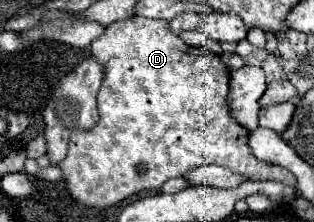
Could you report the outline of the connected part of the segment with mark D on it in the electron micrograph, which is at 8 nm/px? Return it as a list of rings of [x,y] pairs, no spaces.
[[[133,16],[129,20],[121,20],[114,22],[106,27],[105,32],[96,38],[91,44],[91,53],[99,64],[103,66],[103,84],[99,88],[97,94],[97,104],[99,104],[99,122],[93,130],[89,132],[73,132],[71,134],[71,142],[69,142],[69,152],[65,156],[65,160],[59,164],[59,168],[63,170],[65,178],[67,178],[67,188],[71,192],[73,198],[77,198],[79,202],[87,204],[87,206],[111,206],[119,200],[125,200],[127,196],[141,192],[141,190],[157,190],[163,182],[167,182],[169,178],[177,178],[183,176],[187,170],[197,168],[201,164],[217,164],[217,166],[225,166],[229,170],[237,170],[237,174],[245,174],[249,180],[275,180],[275,182],[289,182],[291,186],[297,184],[297,178],[293,178],[293,174],[285,168],[279,166],[271,166],[267,162],[261,162],[257,158],[253,158],[251,146],[249,146],[249,130],[243,128],[233,116],[231,116],[231,108],[227,104],[227,94],[229,94],[229,68],[225,66],[225,62],[213,54],[211,50],[205,48],[195,48],[185,44],[179,36],[175,36],[169,30],[169,24],[165,20],[149,20],[149,18],[141,16]]]

